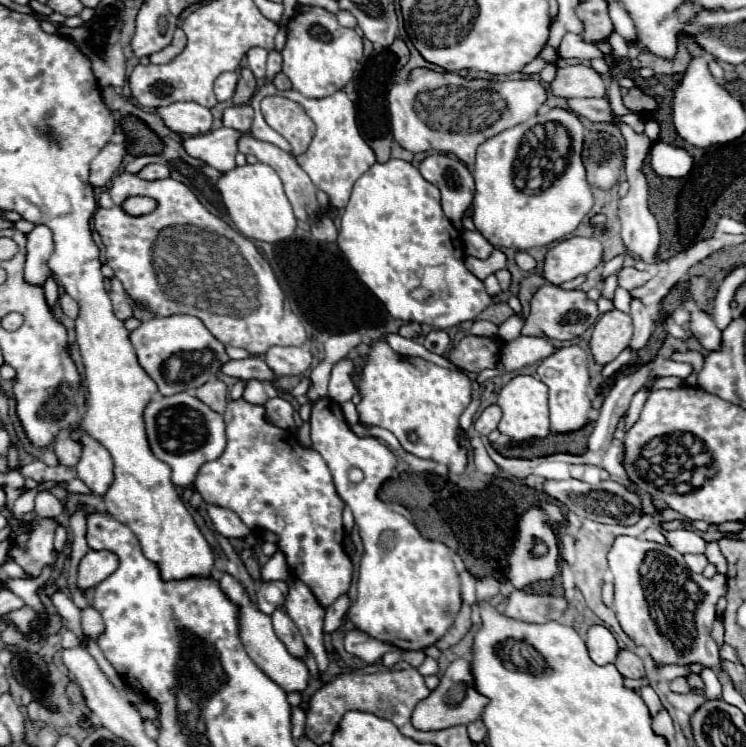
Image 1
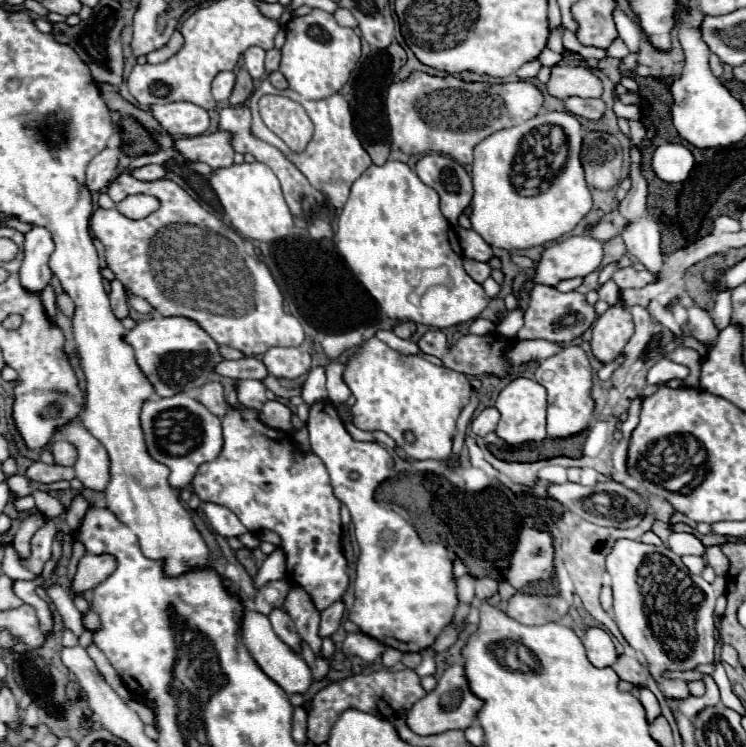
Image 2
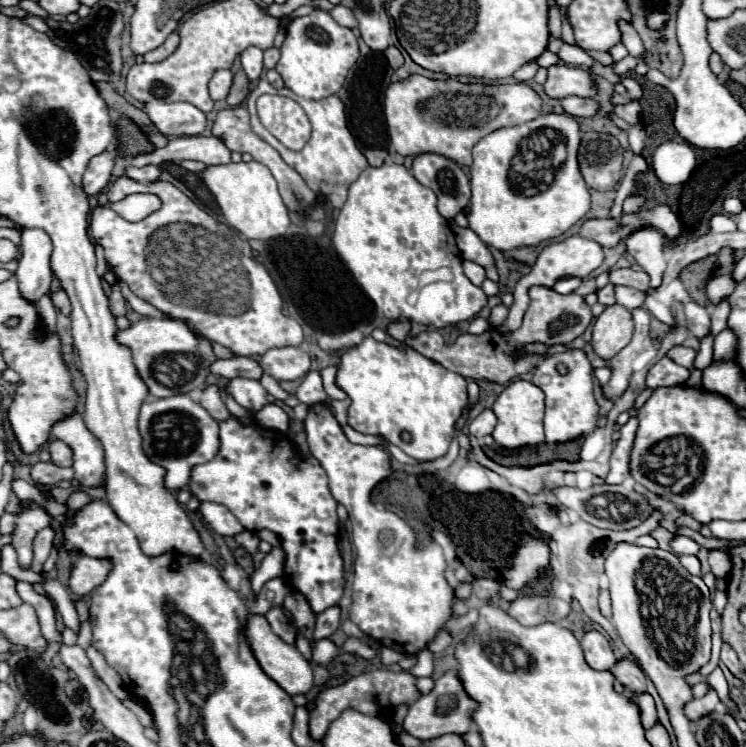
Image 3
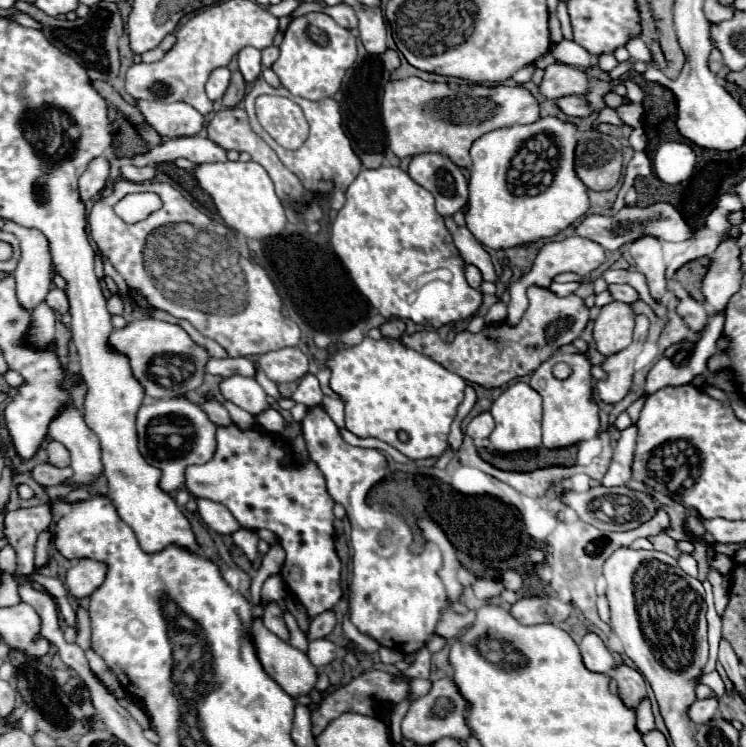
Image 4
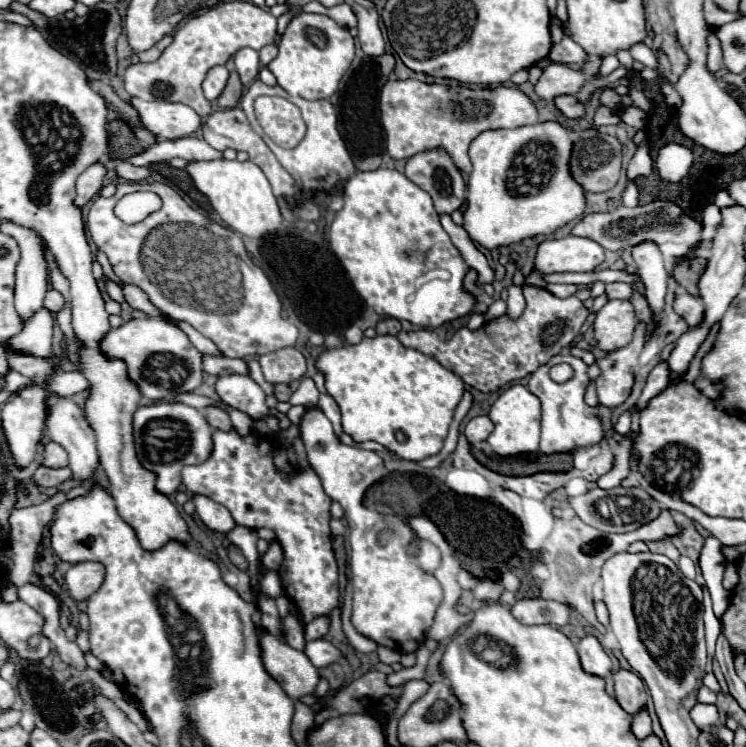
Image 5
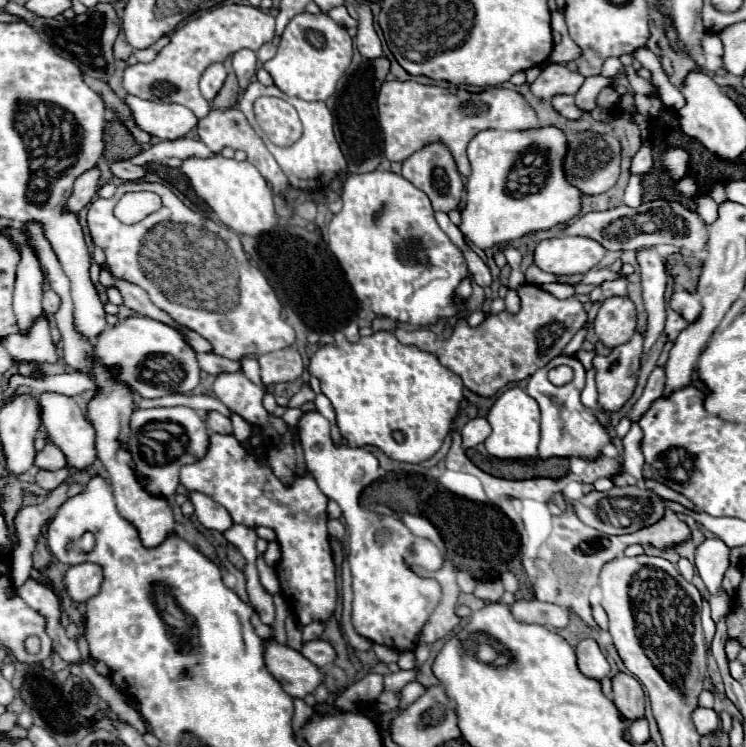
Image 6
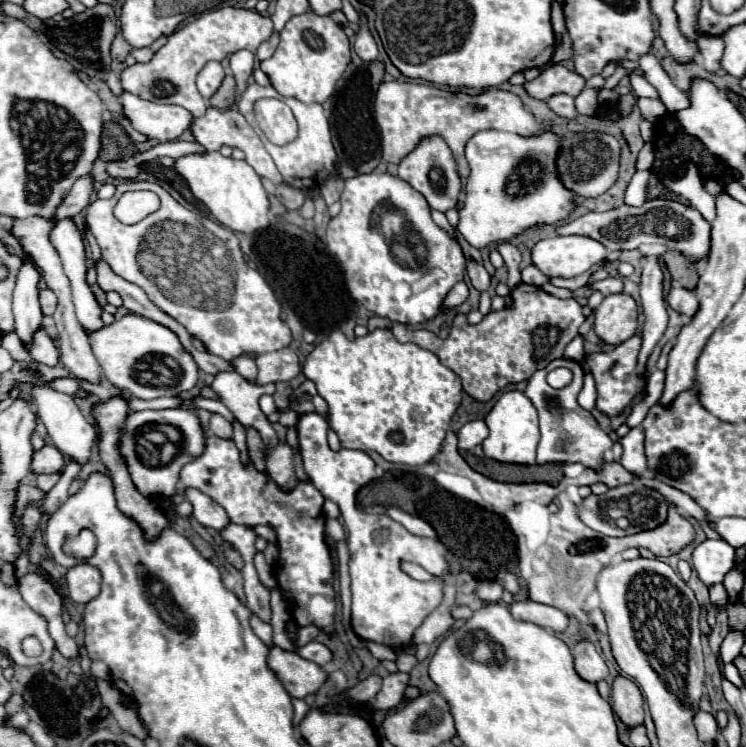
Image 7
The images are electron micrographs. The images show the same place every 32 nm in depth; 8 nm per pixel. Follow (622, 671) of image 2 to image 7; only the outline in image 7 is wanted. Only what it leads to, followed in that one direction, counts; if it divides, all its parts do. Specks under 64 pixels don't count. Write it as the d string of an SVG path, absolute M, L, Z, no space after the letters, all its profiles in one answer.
M618 676L612 684L612 696L610 696L610 706L618 722L624 724L628 730L640 726L644 720L642 704L644 698L640 694L640 688L630 678Z

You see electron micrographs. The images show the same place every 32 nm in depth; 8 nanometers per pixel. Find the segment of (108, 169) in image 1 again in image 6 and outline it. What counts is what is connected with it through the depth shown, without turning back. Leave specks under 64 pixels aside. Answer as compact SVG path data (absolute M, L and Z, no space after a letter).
M92 168L88 172L84 172L80 178L76 178L74 188L72 188L72 196L68 198L68 206L64 206L64 210L68 212L80 212L96 194L100 184L100 172L98 168Z

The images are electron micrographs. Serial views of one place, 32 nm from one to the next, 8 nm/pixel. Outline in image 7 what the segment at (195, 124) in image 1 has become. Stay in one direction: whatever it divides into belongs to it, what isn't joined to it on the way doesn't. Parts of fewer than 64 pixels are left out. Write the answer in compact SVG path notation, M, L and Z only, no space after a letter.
M122 92L118 100L122 104L124 116L130 120L134 130L158 142L176 140L182 132L190 128L192 114L182 106L154 104L128 92Z

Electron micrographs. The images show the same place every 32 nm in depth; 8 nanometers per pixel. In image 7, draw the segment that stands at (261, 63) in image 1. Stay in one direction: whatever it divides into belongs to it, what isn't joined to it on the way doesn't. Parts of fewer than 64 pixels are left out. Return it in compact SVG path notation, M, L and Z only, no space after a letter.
M240 50L240 52L234 52L230 56L230 70L232 70L232 76L236 80L236 92L238 94L242 94L246 90L246 86L250 84L254 60L256 60L256 56L250 50Z

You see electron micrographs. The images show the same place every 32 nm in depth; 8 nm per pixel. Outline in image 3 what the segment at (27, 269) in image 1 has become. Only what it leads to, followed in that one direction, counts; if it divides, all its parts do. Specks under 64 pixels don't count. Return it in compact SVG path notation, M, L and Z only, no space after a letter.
M20 230L20 238L22 258L16 270L18 290L26 302L36 304L52 286L52 242L44 230Z

